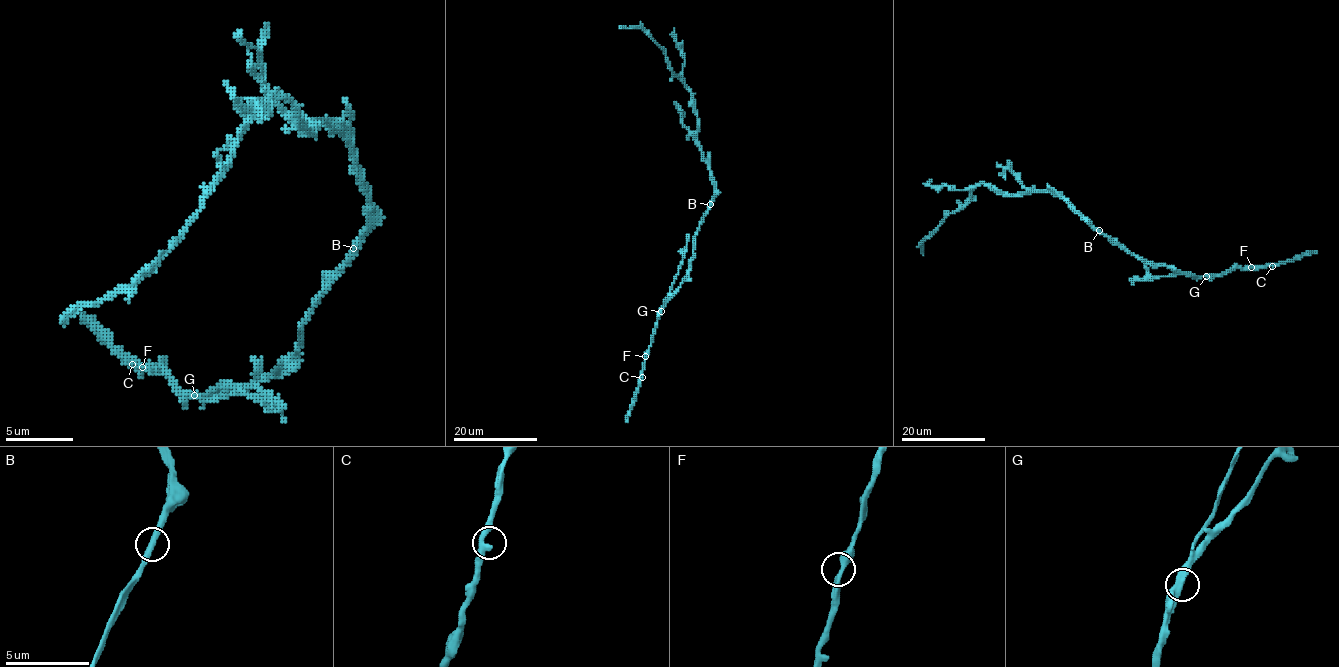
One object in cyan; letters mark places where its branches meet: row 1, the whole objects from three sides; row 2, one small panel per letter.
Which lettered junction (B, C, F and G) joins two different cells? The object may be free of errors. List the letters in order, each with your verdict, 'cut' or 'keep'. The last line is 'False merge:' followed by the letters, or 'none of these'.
B: keep
C: keep
F: keep
G: cut
False merge: G

